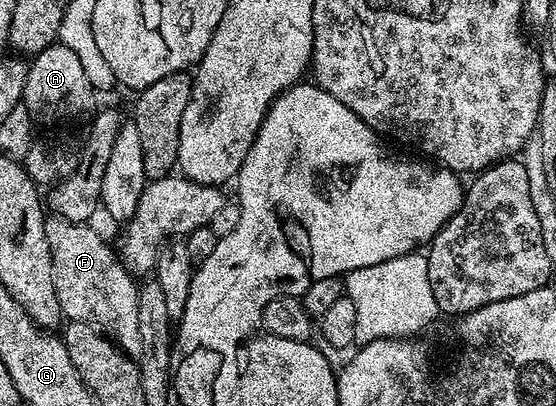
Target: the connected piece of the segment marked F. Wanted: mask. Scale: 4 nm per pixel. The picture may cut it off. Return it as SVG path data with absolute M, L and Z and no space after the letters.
M50 215L45 222L47 246L51 250L51 266L55 278L55 294L59 298L62 317L66 321L87 322L105 333L127 356L139 354L139 302L137 298L138 281L121 265L120 259L95 229L88 223L76 224L61 216Z

